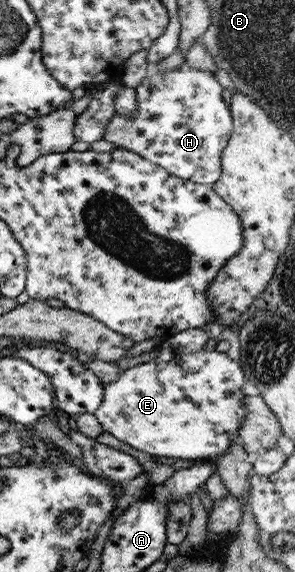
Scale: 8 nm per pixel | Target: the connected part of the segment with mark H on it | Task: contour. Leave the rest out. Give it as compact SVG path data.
M151 64L143 82L135 89L138 102L135 115L129 119L115 112L102 139L137 152L176 177L213 186L222 176L222 153L225 152L229 137L233 136L231 132L234 132L231 112L221 98L223 88L219 86L214 75L190 67L187 71L177 69L159 72L156 64Z

